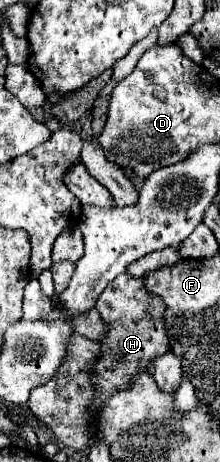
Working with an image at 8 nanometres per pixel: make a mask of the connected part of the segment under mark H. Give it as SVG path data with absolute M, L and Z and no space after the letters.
M122 273L100 295L96 309L110 325L106 339L100 341L102 357L98 359L96 371L92 375L92 383L96 387L94 403L100 405L104 399L108 399L108 395L112 395L112 391L120 391L128 387L128 381L136 375L138 367L144 367L144 363L150 365L154 357L164 355L170 347L168 347L168 335L164 323L164 313L166 313L164 301L158 295L148 295L144 287L144 279Z

